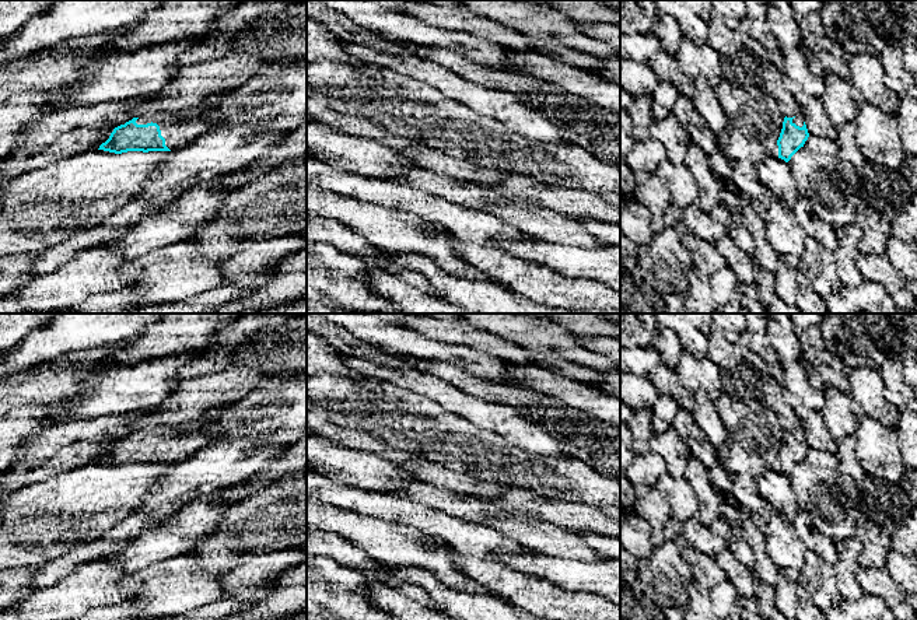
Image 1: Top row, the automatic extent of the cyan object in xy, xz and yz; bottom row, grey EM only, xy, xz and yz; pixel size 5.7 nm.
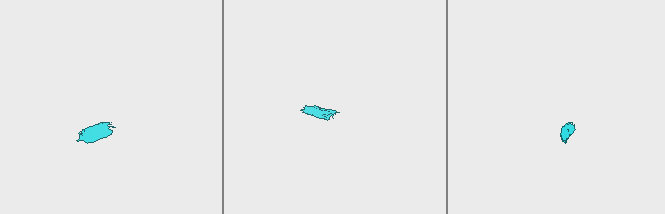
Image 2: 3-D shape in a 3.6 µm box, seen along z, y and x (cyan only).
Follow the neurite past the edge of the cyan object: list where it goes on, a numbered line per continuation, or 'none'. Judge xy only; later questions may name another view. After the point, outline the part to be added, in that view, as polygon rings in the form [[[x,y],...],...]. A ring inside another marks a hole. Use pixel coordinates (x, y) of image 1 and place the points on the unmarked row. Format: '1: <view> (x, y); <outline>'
1: xy (181, 441); [[[234,399],[224,404],[217,404],[211,407],[207,414],[193,421],[178,425],[160,425],[154,428],[140,430],[136,437],[157,437],[160,439],[161,449],[165,452],[165,459],[169,463],[186,459],[197,451],[207,448],[211,444],[216,444],[213,418],[225,406],[230,406],[237,400],[239,399]]]

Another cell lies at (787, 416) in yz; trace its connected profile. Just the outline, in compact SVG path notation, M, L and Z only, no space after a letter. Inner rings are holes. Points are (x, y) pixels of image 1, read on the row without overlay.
M711 330L706 357L718 365L725 393L736 399L756 399L771 407L787 431L801 427L795 409L781 397L781 385L769 375L766 362L757 354L729 340L722 332Z

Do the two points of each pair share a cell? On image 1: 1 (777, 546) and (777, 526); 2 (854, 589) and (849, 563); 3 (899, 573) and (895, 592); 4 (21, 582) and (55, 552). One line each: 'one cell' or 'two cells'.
1: one cell
2: one cell
3: two cells
4: two cells

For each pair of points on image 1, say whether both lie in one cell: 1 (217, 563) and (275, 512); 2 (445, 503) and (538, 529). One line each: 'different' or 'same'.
1: same
2: same

